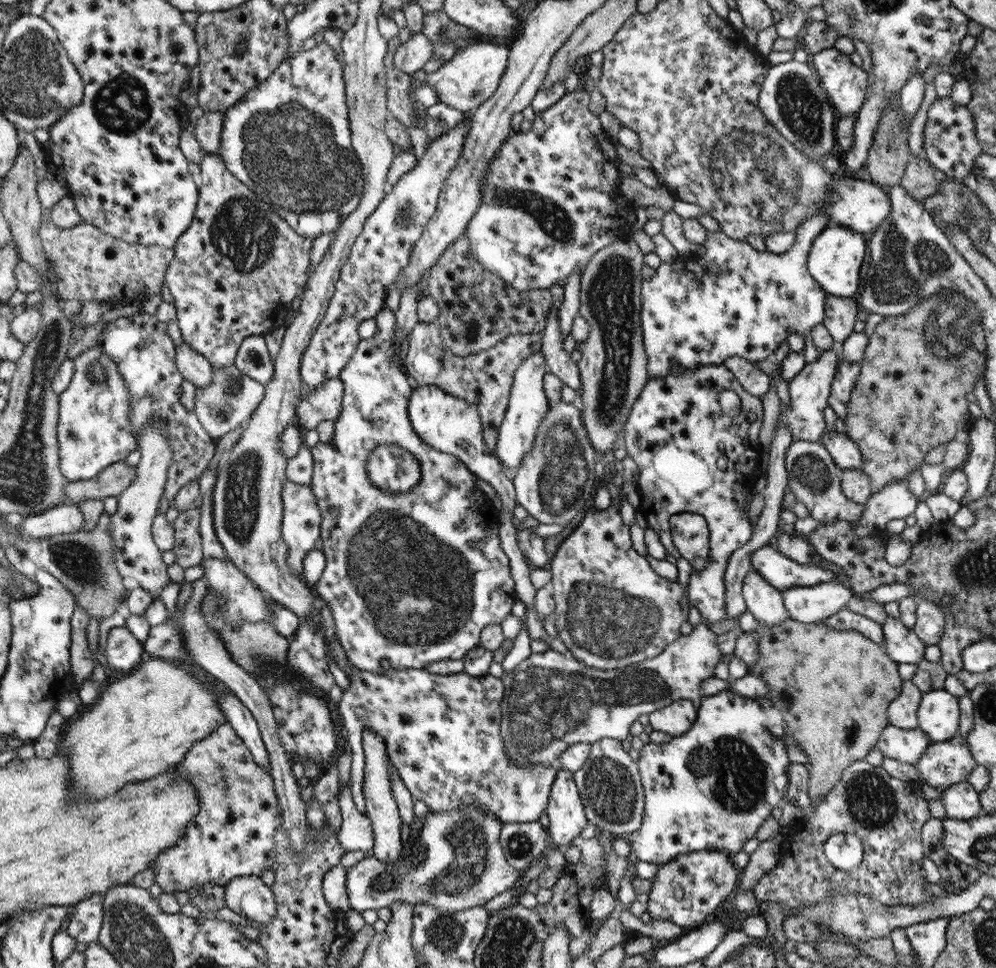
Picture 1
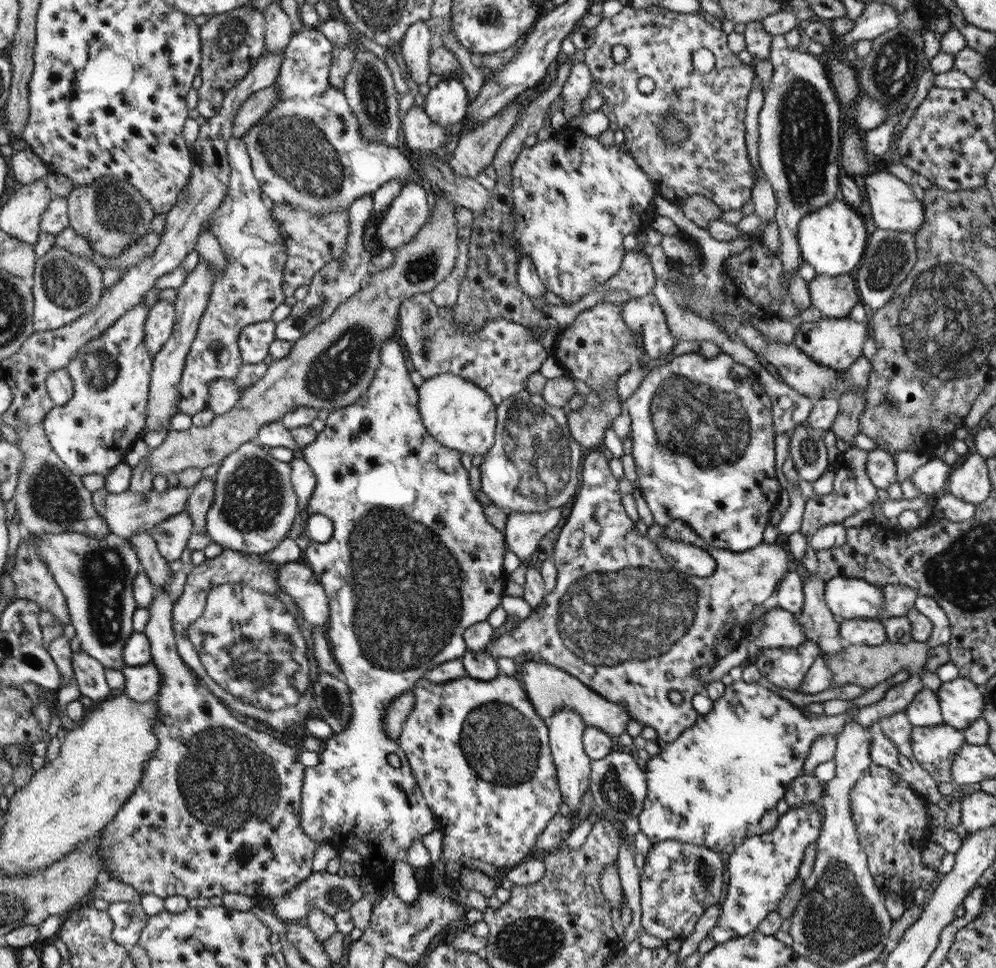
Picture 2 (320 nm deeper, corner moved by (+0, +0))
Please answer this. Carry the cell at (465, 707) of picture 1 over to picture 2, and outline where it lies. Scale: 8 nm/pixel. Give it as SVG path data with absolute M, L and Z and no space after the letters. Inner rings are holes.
M501 673L494 680L478 680L466 676L438 684L427 678L422 678L417 681L412 694L415 696L415 705L411 715L402 726L402 733L398 742L402 745L406 759L411 762L411 772L418 781L423 797L426 798L427 805L435 814L437 824L443 832L442 861L461 864L466 859L471 858L496 866L499 869L509 869L530 859L530 854L535 848L538 837L545 831L552 817L559 813L562 796L560 796L556 768L554 768L554 762L552 762L547 723L542 722L542 717L533 707L521 682L515 677Z

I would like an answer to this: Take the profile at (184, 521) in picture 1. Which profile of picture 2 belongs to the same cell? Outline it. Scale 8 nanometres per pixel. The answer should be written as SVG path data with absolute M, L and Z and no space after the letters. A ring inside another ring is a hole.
M202 477L191 489L185 512L192 519L193 531L206 534L206 515L215 495L215 481Z

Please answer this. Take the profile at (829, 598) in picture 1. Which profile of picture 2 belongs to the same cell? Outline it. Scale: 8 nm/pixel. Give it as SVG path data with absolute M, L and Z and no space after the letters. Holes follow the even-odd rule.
M846 576L825 581L825 601L840 620L878 619L883 611L883 587Z

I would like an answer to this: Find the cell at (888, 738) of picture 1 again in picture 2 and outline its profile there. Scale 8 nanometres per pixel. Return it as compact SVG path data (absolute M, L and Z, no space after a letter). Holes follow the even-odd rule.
M944 723L935 727L914 727L912 728L912 737L910 737L912 756L916 758L916 761L924 770L932 775L937 783L952 783L953 778L950 775L952 762L964 743L963 732Z

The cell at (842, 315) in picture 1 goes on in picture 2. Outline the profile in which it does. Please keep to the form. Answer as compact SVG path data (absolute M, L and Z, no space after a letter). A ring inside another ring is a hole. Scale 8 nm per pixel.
M849 274L842 276L820 276L807 284L812 306L819 310L824 319L838 320L838 318L849 318L853 307L860 301L856 284Z

